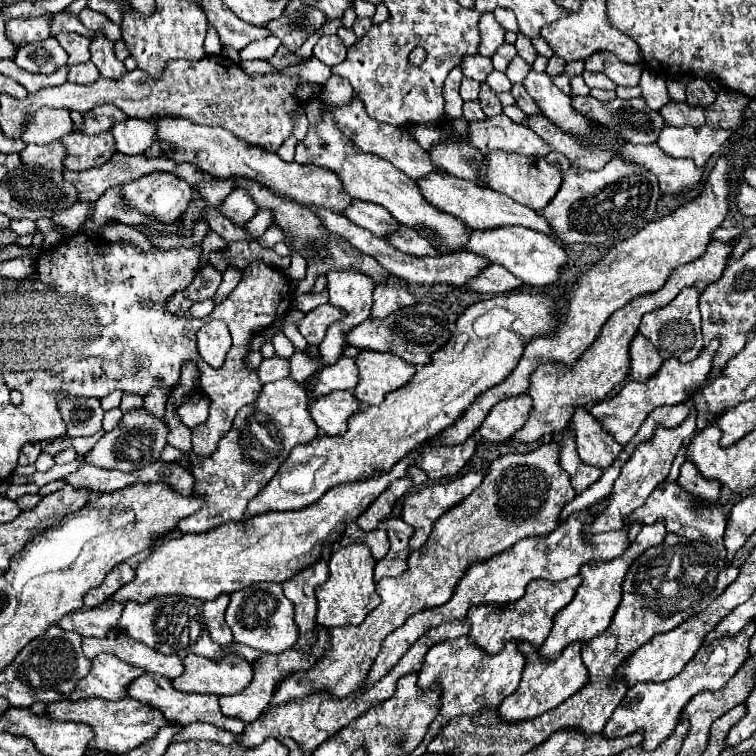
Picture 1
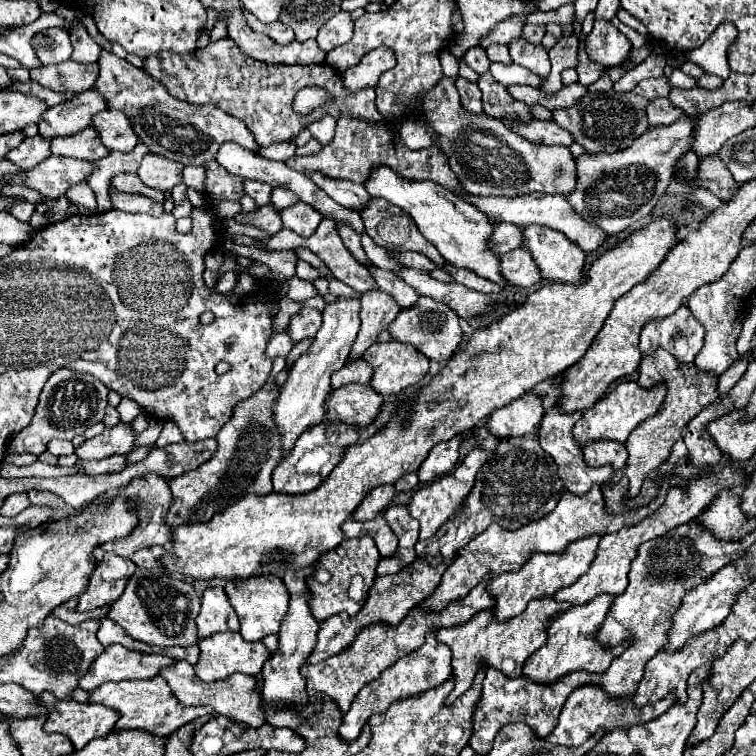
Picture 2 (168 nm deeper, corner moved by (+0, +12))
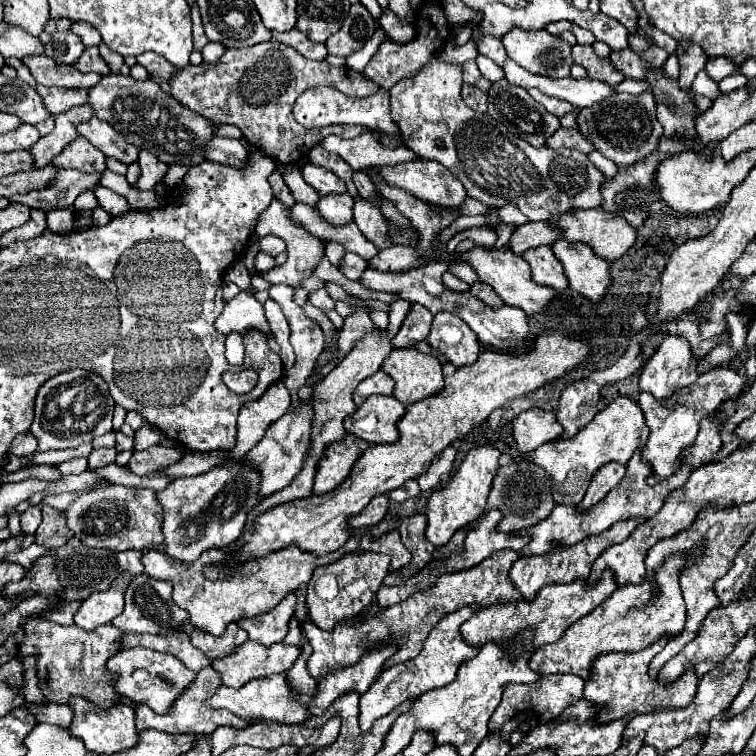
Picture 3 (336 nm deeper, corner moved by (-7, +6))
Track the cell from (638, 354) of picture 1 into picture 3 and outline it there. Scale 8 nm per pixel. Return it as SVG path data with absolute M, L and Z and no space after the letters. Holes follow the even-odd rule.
M713 368L697 378L697 382L679 388L671 398L657 400L649 392L641 392L639 406L645 412L647 426L651 428L651 436L641 448L641 458L651 466L651 476L647 484L657 484L675 472L675 466L681 462L681 450L685 450L699 432L699 422L711 416L725 400L737 400L747 384L745 376L739 376L733 368Z

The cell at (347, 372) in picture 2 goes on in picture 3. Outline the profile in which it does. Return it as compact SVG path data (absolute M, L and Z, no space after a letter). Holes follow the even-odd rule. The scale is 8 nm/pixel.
M377 370L373 376L369 376L369 378L365 378L359 386L357 386L357 390L353 392L353 402L355 404L361 404L367 396L371 396L371 394L391 394L393 392L393 386L395 386L395 382L393 382L393 378L391 376L387 376L385 372L381 372L381 370Z

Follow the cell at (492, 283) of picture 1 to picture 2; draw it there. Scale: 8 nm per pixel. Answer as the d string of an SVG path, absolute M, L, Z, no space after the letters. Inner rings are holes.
M516 248L514 252L500 256L500 270L502 276L508 280L508 284L512 286L530 288L542 280L538 266L530 256L530 250L522 250L522 248Z

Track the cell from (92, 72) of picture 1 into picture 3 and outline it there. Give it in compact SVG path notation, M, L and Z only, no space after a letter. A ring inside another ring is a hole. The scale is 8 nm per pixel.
M37 84L35 90L41 94L41 98L45 102L45 108L51 114L59 114L59 112L65 112L73 106L87 104L87 100L89 100L89 90L87 88L57 88L57 86L47 88L47 86Z

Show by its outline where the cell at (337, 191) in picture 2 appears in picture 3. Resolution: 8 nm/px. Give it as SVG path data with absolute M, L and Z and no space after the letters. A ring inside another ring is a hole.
M305 164L301 172L303 172L305 182L309 186L313 186L321 196L325 196L325 194L345 194L347 192L345 182L341 178L337 178L333 172L321 168L321 166Z

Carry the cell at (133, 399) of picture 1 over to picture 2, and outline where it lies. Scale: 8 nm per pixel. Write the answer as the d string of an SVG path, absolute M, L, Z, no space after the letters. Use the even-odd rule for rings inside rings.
M122 398L122 402L118 404L118 414L120 414L120 420L122 422L132 422L142 410L138 408L138 404L134 402L134 400L130 400L130 398Z

